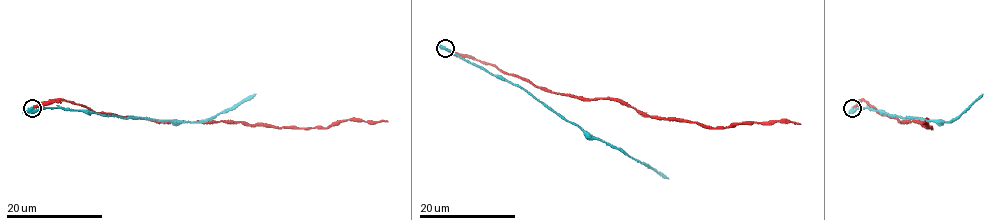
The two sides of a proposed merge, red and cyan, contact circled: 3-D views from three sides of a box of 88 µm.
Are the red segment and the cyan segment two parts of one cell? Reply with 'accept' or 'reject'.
reject

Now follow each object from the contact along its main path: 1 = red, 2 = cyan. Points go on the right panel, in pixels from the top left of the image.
1: (852, 108), (864, 101), (876, 112), (903, 121), (920, 121), (926, 127), (932, 127), (928, 127), (928, 120)
2: (852, 108), (951, 121), (982, 93)

